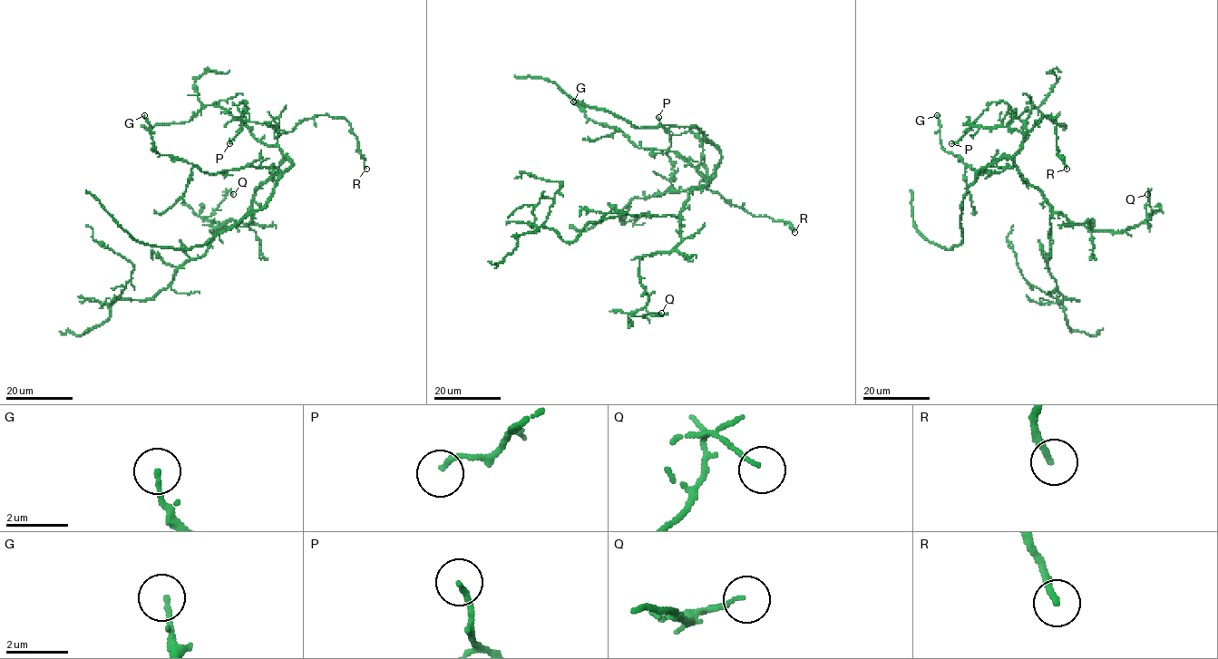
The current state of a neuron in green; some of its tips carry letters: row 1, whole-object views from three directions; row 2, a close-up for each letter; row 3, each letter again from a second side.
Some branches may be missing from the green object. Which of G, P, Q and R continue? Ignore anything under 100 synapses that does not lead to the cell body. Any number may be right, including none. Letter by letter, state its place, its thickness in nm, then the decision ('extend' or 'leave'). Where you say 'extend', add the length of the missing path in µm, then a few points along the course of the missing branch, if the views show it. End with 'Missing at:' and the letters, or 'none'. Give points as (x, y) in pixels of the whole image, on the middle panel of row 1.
G: (573, 101) | 150 nm | leave
P: (658, 117) | 160 nm | leave
Q: (661, 313) | 100 nm | leave
R: (794, 232) | 200 nm | leave
Missing at: none

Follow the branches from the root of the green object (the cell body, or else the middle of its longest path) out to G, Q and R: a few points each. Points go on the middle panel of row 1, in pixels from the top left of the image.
G: (688, 197), (706, 180), (687, 161), (667, 150), (638, 148), (620, 130), (589, 120), (584, 109), (573, 101)
Q: (688, 197), (680, 212), (681, 241), (639, 261), (648, 303), (634, 315), (661, 313)
R: (688, 197), (712, 179), (706, 188), (708, 190), (755, 216), (787, 222), (794, 232)

